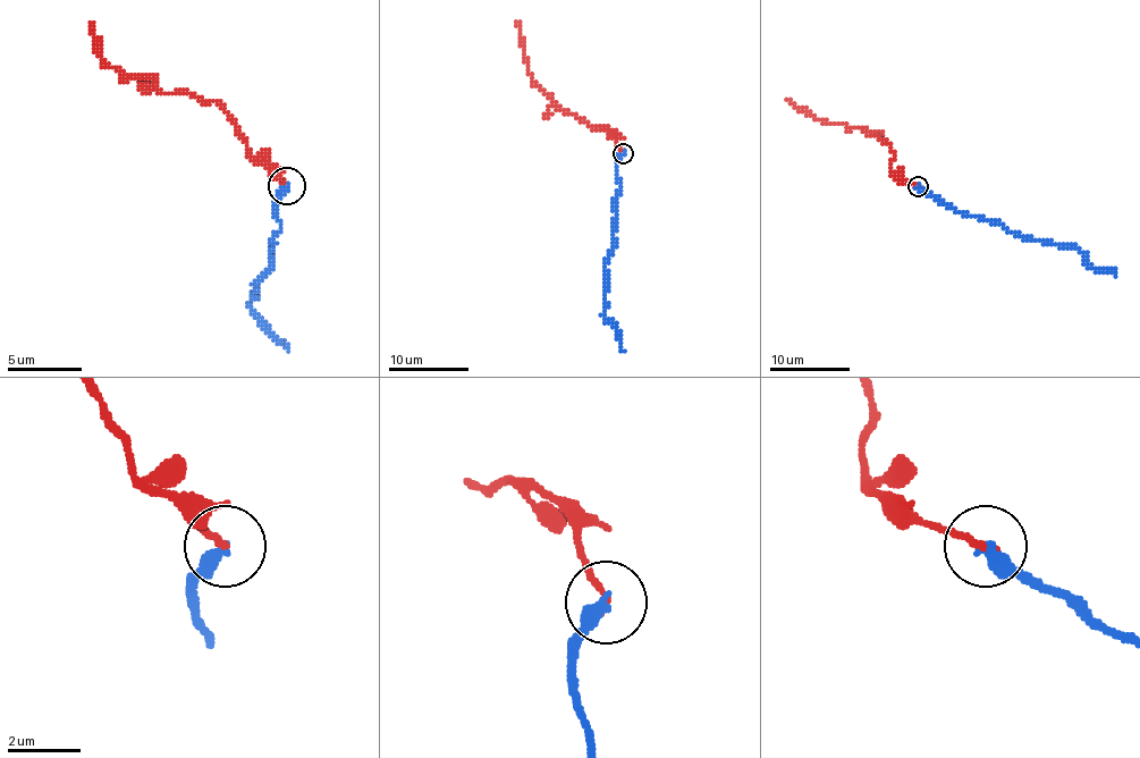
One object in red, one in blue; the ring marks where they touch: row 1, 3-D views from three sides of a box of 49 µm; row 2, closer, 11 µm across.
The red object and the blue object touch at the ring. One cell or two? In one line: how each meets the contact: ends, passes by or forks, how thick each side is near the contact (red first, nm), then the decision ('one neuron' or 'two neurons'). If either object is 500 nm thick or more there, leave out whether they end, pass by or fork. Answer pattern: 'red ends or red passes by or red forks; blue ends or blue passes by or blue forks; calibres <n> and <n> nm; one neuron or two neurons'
red ends; blue ends; calibres 170 and 400 nm; two neurons

